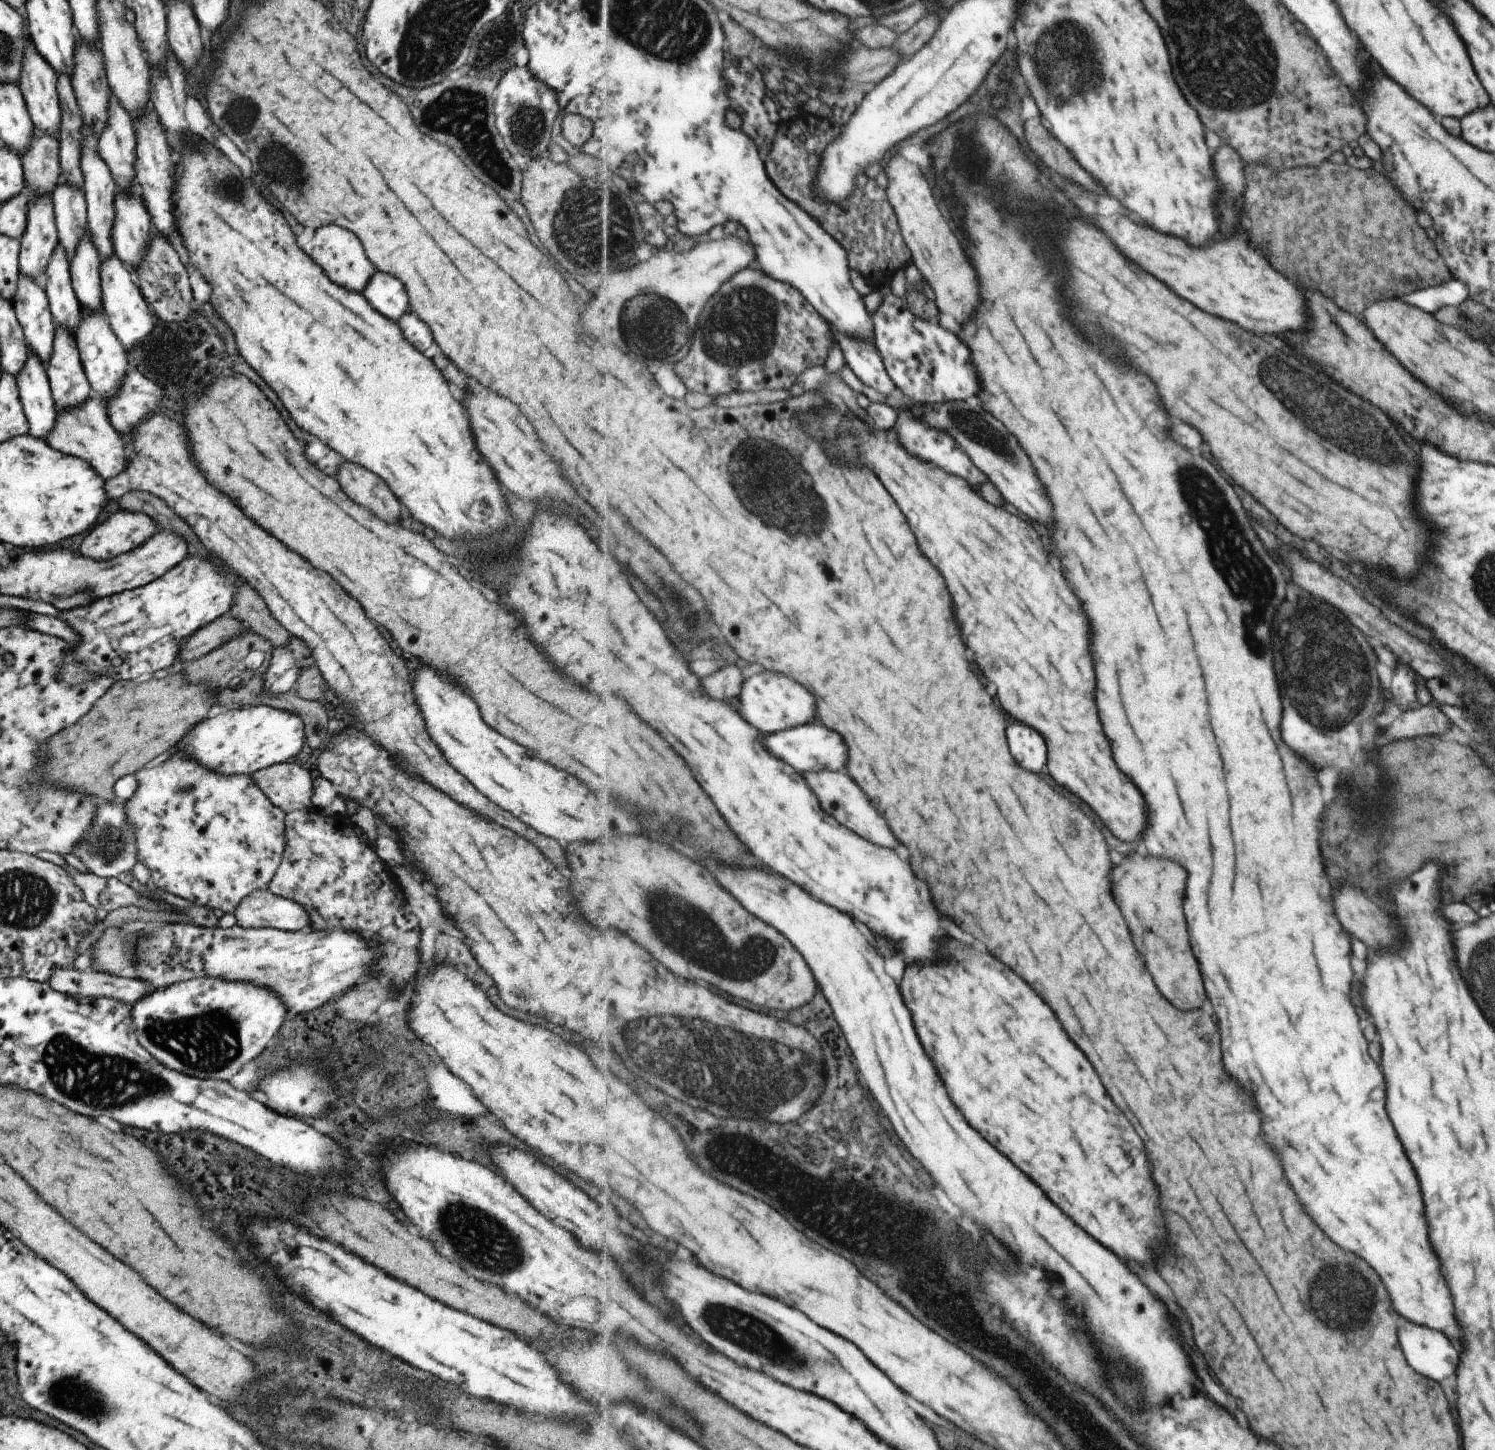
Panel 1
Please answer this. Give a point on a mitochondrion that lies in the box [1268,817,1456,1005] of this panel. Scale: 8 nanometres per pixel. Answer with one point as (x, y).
(1367, 877)

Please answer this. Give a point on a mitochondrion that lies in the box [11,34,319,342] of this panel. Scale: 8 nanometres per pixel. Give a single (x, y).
(285, 171)

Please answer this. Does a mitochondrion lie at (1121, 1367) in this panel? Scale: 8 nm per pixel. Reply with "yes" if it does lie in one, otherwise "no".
yes

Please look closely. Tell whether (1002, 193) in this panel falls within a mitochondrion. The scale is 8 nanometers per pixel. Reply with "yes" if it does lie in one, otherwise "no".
yes

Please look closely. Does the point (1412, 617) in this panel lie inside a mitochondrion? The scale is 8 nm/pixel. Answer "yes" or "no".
no

